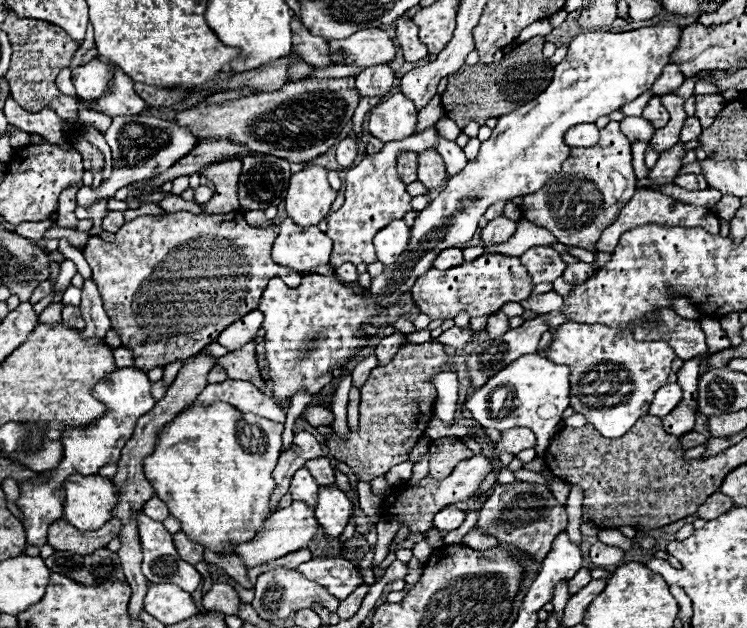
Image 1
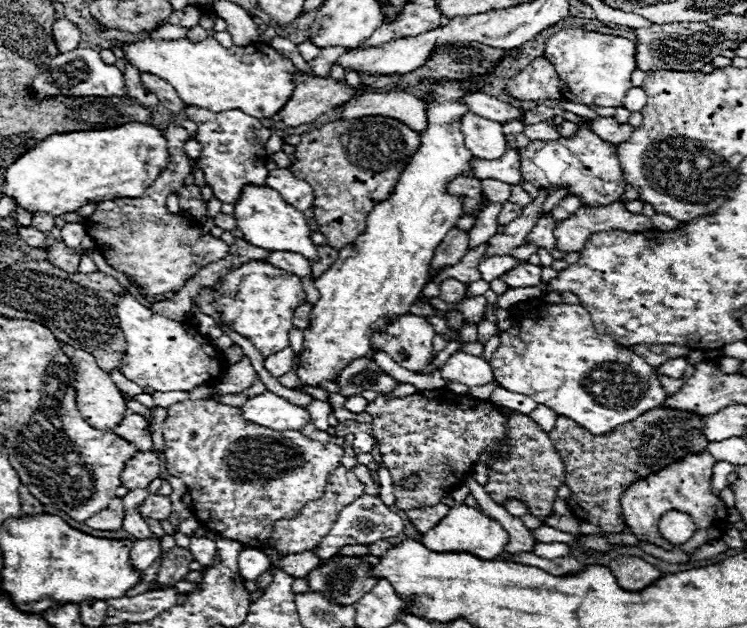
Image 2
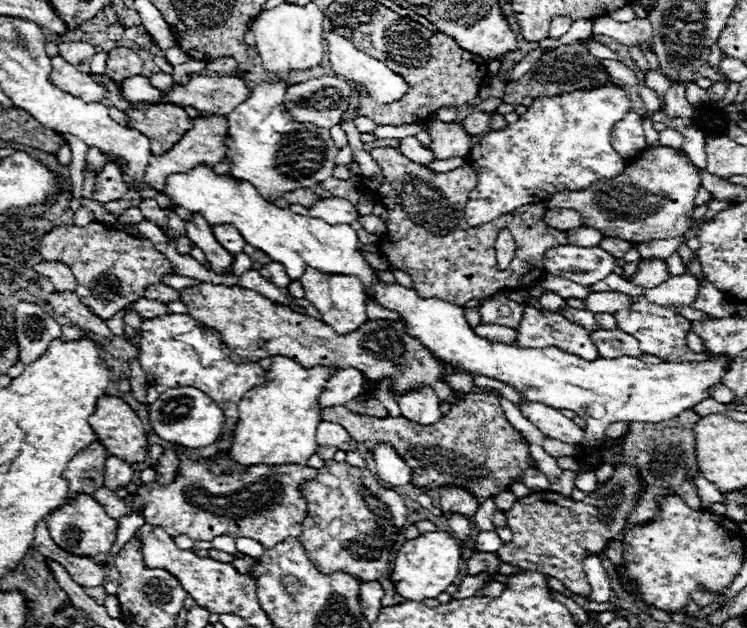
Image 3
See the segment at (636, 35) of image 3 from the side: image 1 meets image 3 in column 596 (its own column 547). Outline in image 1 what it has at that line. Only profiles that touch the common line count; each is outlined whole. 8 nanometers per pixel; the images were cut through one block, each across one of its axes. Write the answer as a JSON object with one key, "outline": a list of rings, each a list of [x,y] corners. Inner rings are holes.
{"outline":[[[546,18],[546,20],[536,20],[534,24],[526,26],[526,28],[520,32],[520,36],[516,38],[516,44],[522,44],[522,42],[530,40],[532,36],[546,36],[546,34],[550,34],[552,30],[554,30],[554,26],[550,24],[548,18]]]}

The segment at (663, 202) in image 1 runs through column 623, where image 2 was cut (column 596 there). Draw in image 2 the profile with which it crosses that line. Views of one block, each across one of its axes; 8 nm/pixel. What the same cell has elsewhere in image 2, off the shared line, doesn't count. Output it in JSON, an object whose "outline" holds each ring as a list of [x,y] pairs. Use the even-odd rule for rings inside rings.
{"outline":[[[616,202],[604,208],[586,208],[556,224],[556,244],[562,252],[580,252],[592,234],[604,230],[620,230],[620,232],[644,232],[650,230],[652,218],[642,214],[630,214],[624,204]]]}

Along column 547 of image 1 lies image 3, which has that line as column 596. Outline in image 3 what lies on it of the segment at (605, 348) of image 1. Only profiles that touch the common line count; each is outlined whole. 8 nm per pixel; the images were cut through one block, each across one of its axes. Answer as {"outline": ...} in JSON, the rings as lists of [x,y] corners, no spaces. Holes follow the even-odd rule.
{"outline":[[[526,306],[524,318],[520,320],[516,346],[556,346],[586,360],[598,358],[598,350],[582,326],[566,320],[558,312],[538,312],[530,306]]]}

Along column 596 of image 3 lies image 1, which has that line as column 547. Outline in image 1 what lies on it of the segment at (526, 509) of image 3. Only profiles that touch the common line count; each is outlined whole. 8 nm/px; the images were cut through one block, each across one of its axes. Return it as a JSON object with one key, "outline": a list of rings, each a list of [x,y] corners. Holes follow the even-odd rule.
{"outline":[[[514,482],[514,484],[502,484],[496,486],[494,494],[484,502],[478,522],[484,532],[490,532],[500,542],[514,544],[516,548],[528,552],[536,562],[542,562],[546,554],[550,552],[550,546],[554,538],[566,530],[568,516],[564,510],[564,504],[560,504],[548,486],[544,484],[530,484],[530,482]],[[560,506],[562,510],[548,510]]]}

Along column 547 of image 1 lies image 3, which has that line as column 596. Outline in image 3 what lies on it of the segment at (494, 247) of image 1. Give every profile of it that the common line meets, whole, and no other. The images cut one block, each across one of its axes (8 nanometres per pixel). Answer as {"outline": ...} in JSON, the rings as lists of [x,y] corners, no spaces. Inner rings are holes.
{"outline":[[[588,226],[568,230],[566,236],[568,236],[568,244],[580,244],[580,246],[598,246],[604,238],[600,232],[596,232],[596,228],[588,228]]]}

